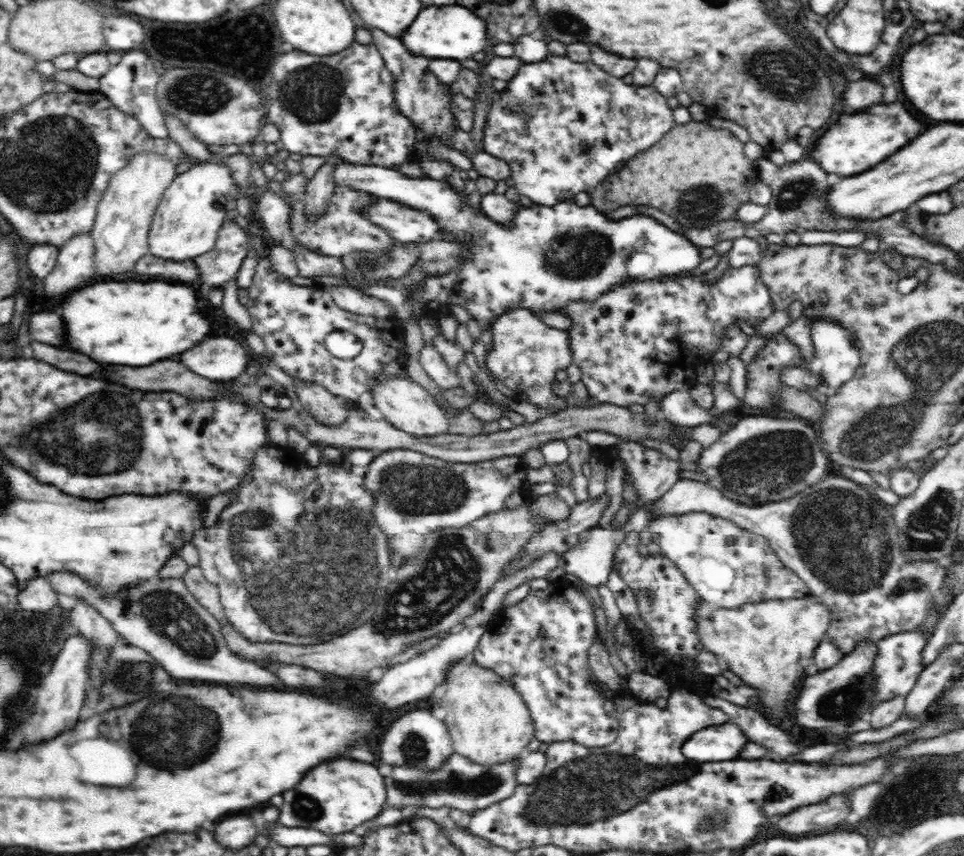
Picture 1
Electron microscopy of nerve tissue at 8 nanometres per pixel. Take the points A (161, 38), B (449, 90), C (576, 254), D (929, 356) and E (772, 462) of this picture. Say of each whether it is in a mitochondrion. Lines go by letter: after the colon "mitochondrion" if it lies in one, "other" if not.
A: other
B: other
C: mitochondrion
D: mitochondrion
E: mitochondrion

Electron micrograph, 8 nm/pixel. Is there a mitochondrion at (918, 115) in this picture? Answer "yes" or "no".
no

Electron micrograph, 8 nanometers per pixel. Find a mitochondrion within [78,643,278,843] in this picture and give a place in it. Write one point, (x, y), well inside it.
(169, 749)

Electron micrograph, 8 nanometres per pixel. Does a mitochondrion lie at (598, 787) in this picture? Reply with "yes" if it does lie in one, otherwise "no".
yes

